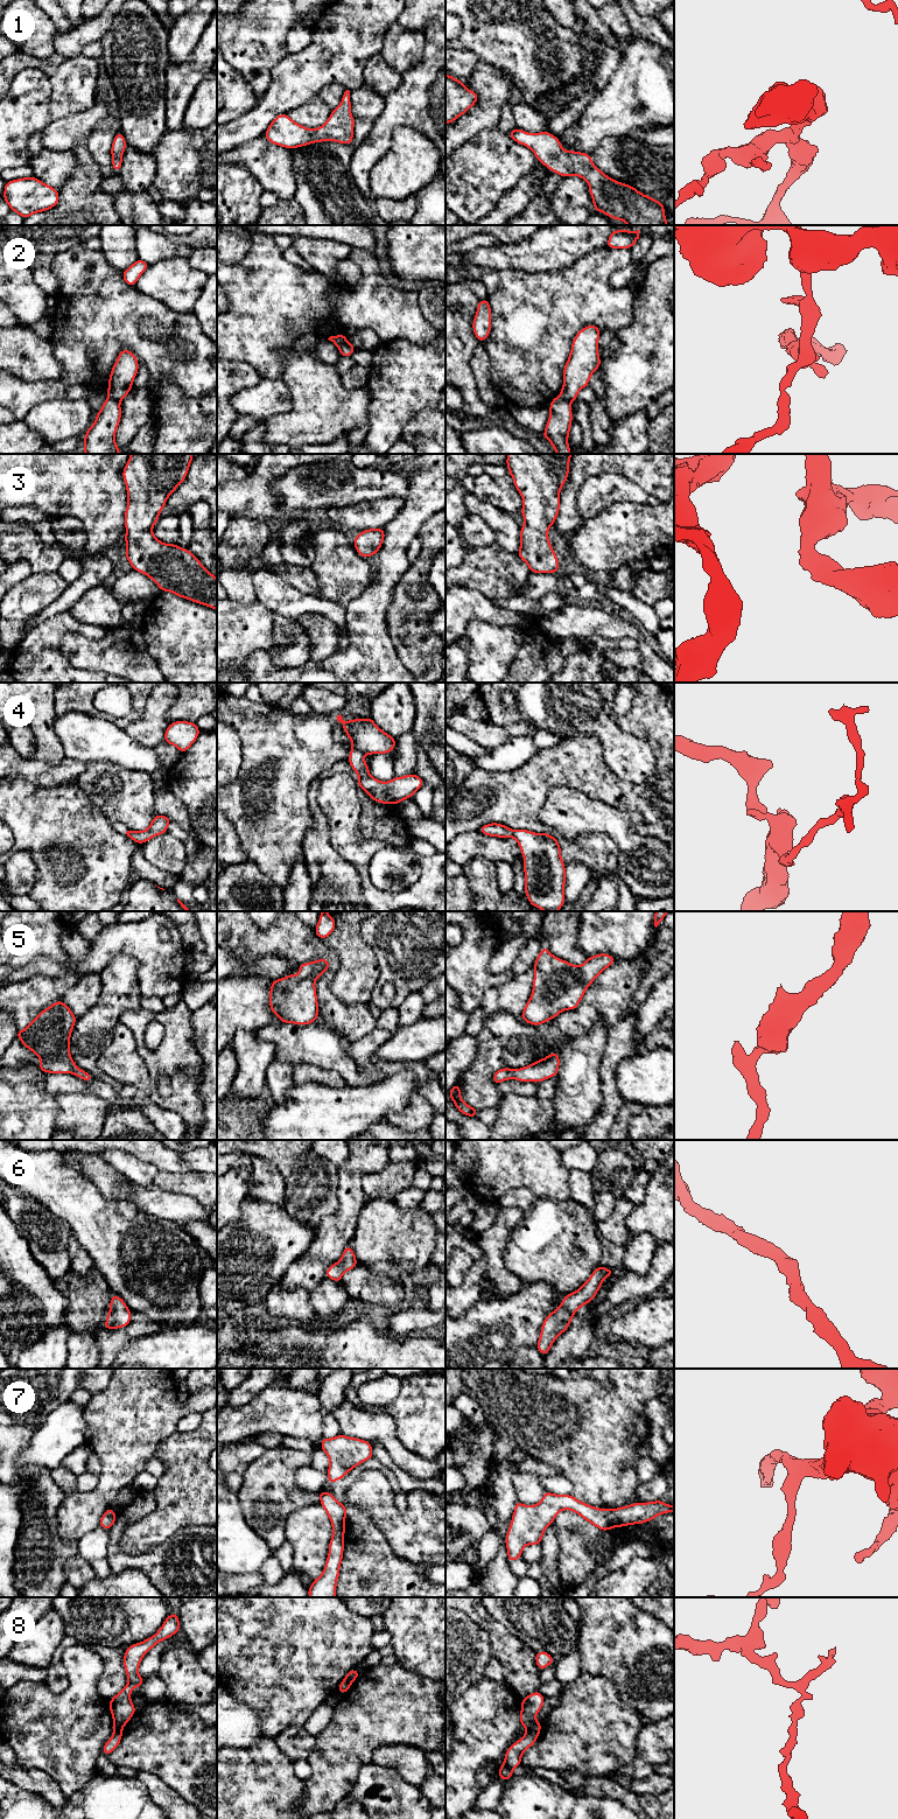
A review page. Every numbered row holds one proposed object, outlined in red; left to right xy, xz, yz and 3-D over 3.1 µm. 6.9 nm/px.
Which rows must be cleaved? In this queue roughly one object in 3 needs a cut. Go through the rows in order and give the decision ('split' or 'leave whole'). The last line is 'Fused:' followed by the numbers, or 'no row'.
1: leave whole
2: split
3: leave whole
4: split
5: leave whole
6: leave whole
7: split
8: split
Fused: 2, 4, 7, 8

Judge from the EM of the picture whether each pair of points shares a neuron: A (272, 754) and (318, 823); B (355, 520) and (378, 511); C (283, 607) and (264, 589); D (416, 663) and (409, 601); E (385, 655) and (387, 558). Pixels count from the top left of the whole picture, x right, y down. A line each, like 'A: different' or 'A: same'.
A: different
B: same
C: same
D: same
E: same

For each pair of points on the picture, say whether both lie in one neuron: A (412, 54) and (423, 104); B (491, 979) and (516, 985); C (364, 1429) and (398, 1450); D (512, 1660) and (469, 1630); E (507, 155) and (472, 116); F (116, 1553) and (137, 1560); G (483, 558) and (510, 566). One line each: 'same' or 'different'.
A: different
B: different
C: same
D: different
E: different
F: same
G: same

